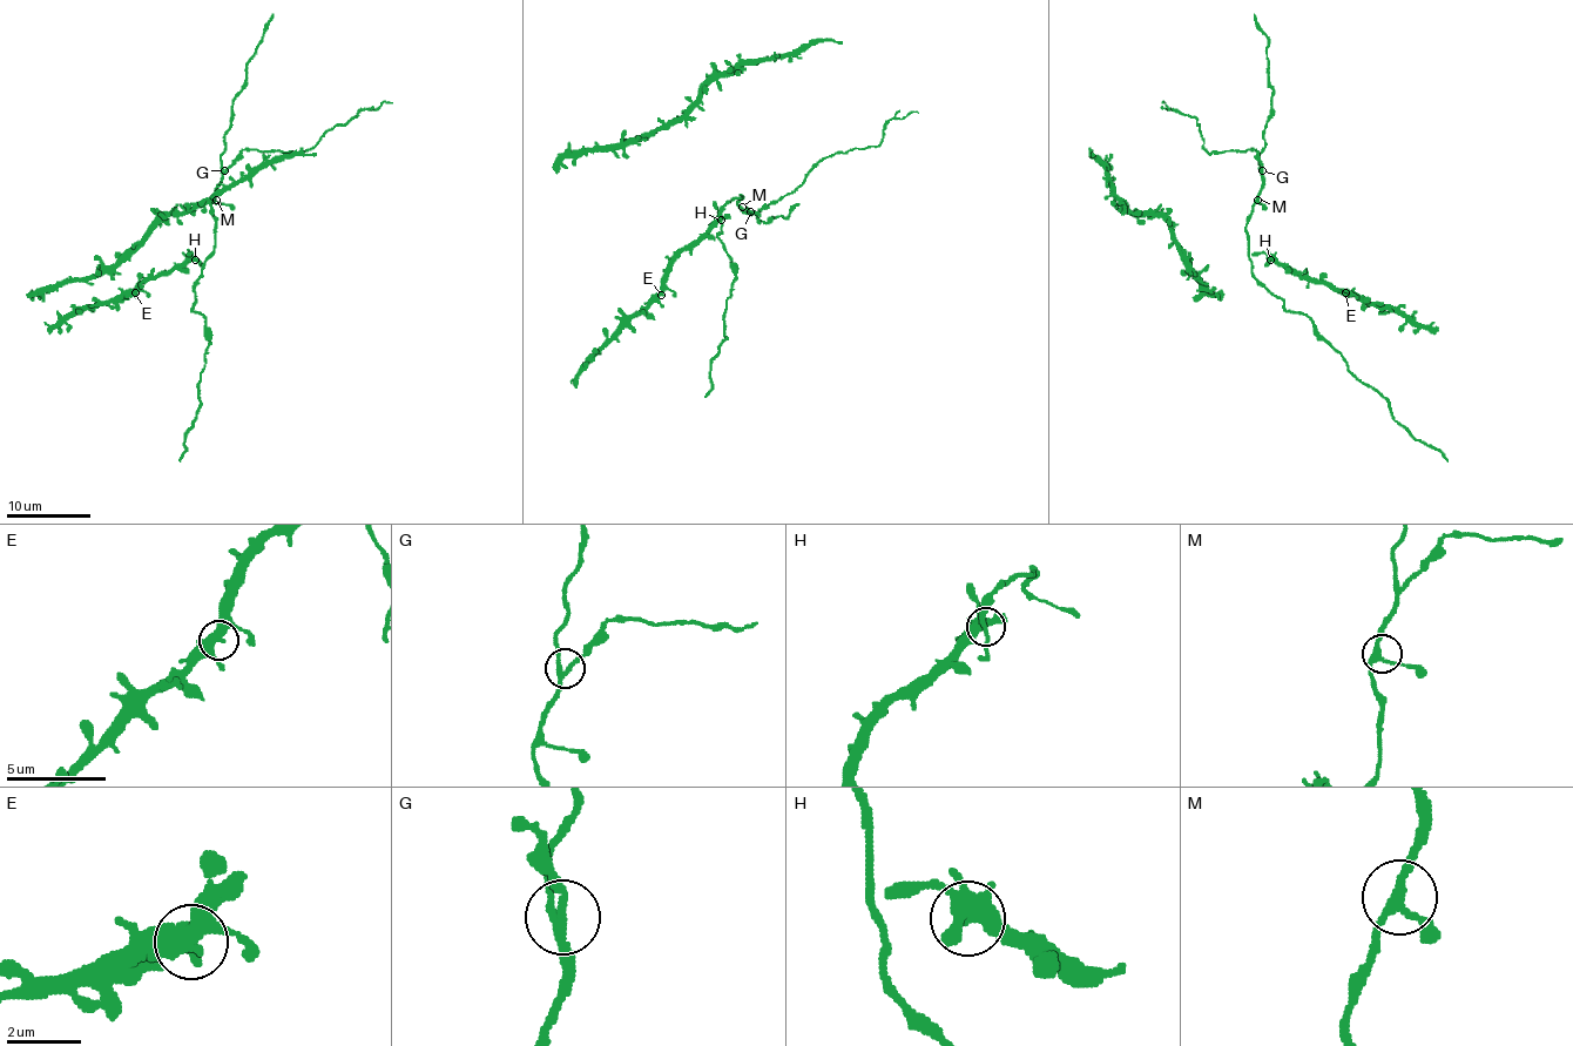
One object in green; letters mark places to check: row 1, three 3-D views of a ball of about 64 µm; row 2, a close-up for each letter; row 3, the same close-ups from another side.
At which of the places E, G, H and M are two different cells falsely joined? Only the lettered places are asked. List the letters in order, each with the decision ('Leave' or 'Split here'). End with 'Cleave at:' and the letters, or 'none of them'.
E: Leave
G: Leave
H: Leave
M: Leave
Cleave at: none of them

